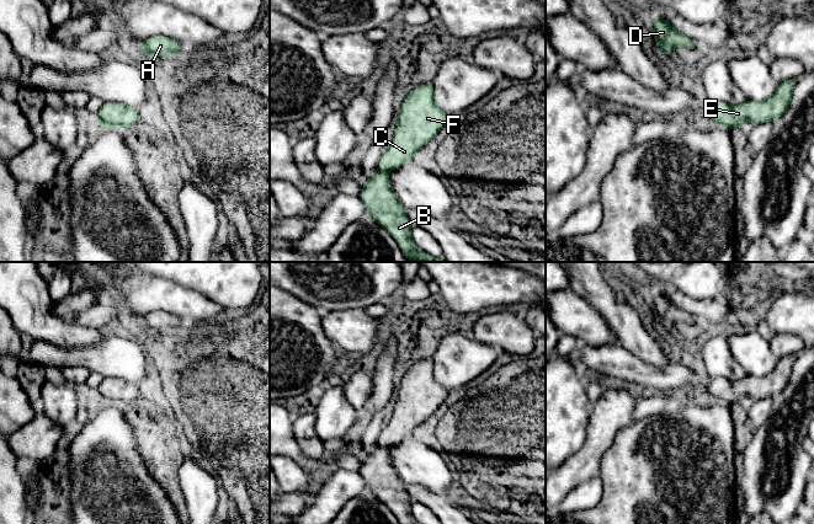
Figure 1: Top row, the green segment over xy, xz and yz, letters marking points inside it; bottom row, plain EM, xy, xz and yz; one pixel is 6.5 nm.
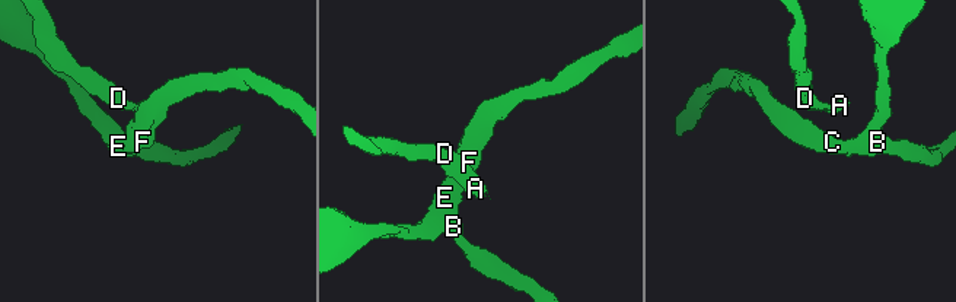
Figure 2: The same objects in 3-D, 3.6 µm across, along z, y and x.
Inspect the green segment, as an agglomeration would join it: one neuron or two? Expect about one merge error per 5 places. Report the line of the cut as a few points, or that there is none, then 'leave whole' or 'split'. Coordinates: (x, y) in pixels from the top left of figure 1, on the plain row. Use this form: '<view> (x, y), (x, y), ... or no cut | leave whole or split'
no cut | leave whole

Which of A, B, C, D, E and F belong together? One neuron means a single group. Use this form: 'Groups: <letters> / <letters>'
Groups: A B C D E F

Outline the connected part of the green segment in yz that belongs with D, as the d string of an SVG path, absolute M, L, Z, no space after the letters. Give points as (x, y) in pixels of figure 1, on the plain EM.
M654 290L655 315L661 328L671 331L679 322L698 322L687 311L676 306L666 295Z

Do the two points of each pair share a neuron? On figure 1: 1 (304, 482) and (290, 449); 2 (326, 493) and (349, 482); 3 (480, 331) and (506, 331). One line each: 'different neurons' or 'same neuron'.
1: different neurons
2: same neuron
3: same neuron

